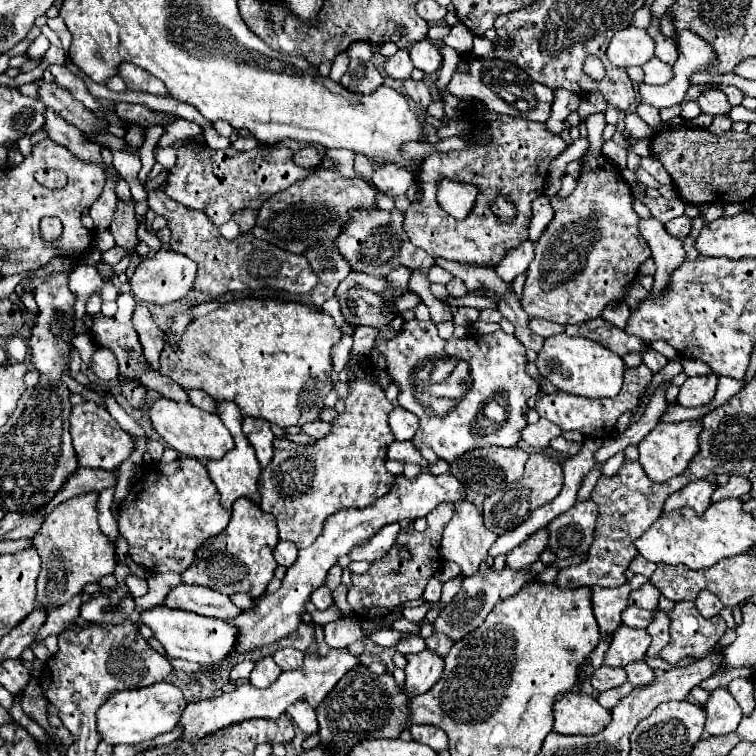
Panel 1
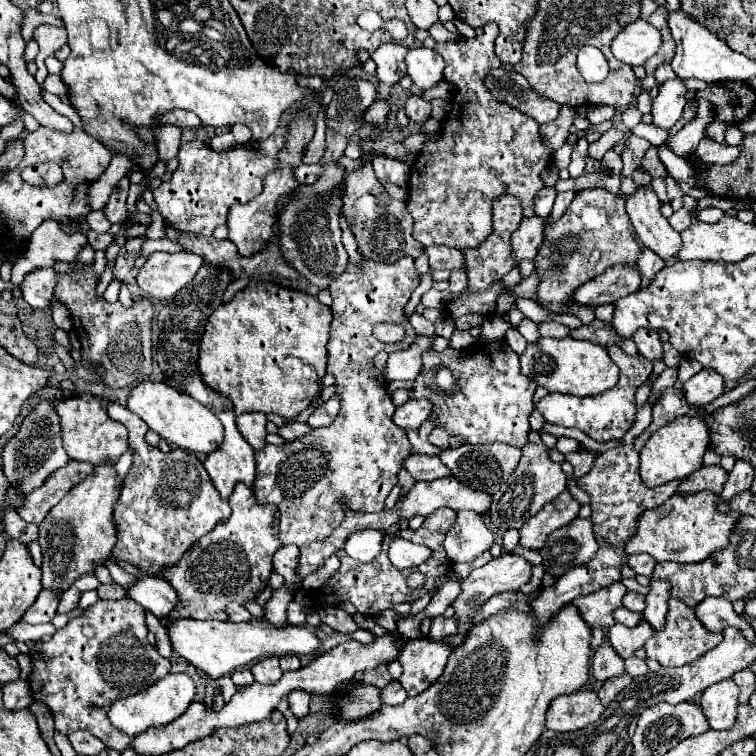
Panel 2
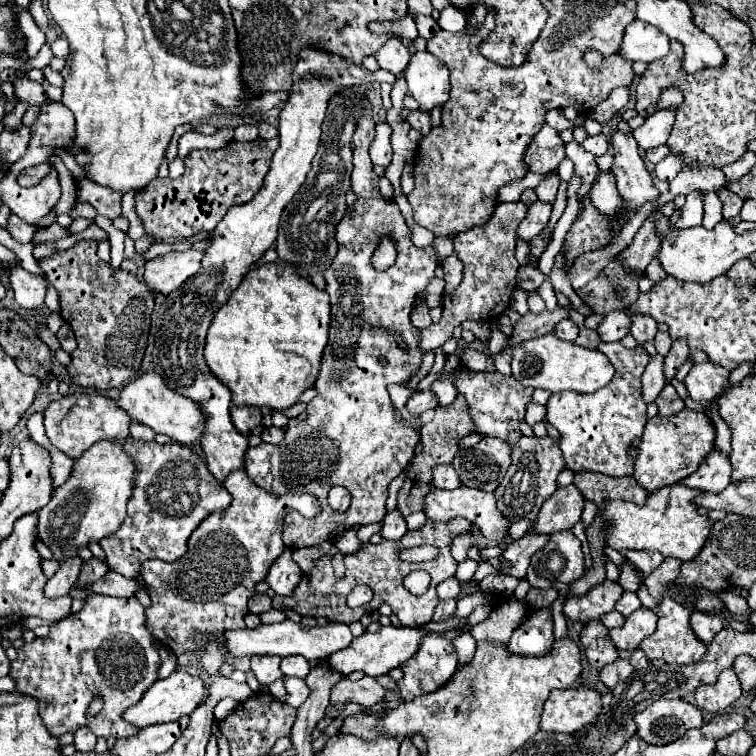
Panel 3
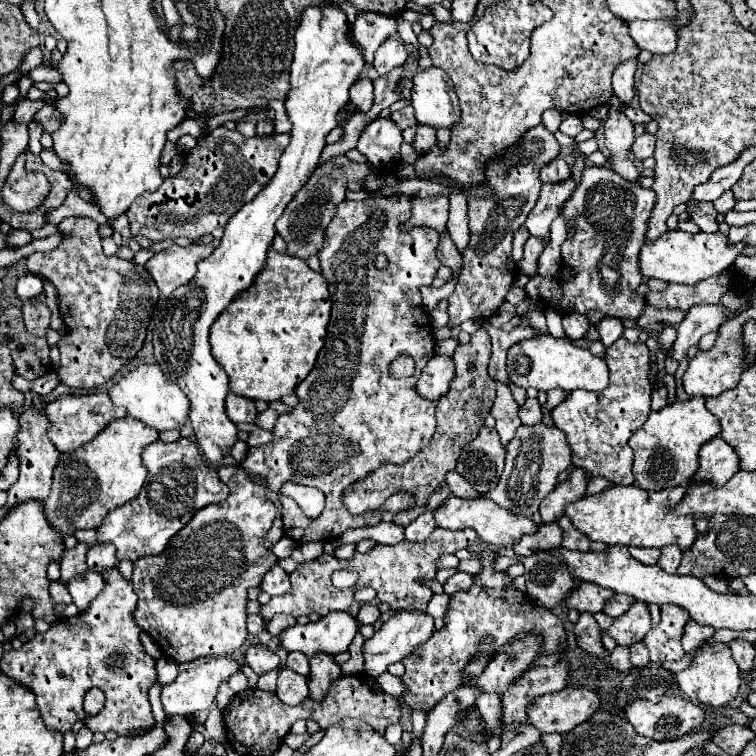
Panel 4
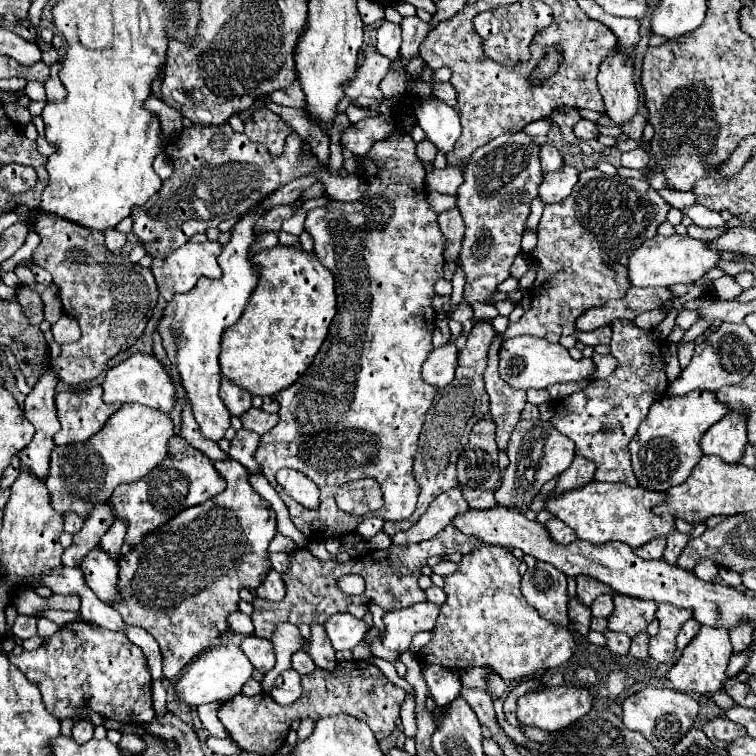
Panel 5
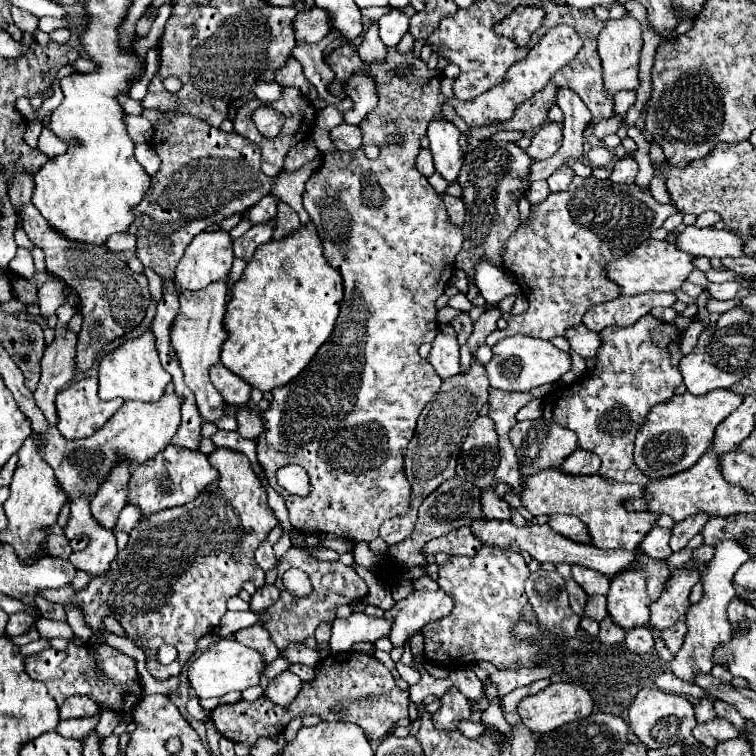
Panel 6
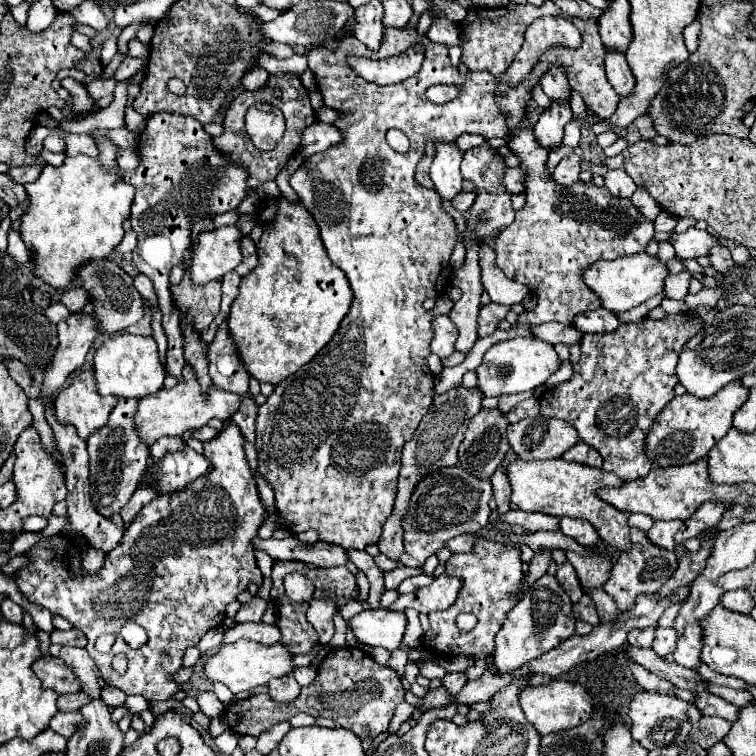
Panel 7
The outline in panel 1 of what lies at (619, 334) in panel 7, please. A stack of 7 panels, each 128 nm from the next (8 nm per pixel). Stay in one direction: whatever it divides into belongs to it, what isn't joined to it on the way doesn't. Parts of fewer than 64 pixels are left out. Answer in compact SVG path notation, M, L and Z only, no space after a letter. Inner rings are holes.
M638 366L638 368L626 368L624 372L624 386L620 390L618 396L614 398L582 398L582 396L576 396L576 394L568 394L568 392L552 392L548 396L542 396L538 402L536 402L536 412L558 424L560 428L564 430L578 430L580 434L584 436L592 436L592 438L608 438L610 432L614 430L616 426L616 420L628 412L628 410L636 410L638 406L638 400L642 396L642 392L646 390L646 386L652 382L652 372L648 372L648 368Z

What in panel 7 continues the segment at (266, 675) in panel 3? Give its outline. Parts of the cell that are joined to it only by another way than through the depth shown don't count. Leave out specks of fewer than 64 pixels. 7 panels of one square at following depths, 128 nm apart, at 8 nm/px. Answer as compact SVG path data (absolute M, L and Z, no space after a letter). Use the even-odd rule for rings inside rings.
M244 622L244 624L236 624L234 628L226 630L222 642L230 644L230 642L236 642L240 638L254 640L254 642L260 642L264 646L272 646L280 640L280 632L276 626L270 626L264 622Z

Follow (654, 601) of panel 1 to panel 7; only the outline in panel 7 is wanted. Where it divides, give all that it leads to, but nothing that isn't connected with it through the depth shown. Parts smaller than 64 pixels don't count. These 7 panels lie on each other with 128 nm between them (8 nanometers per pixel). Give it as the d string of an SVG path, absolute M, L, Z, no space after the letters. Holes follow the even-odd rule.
M584 594L584 596L580 598L580 602L576 602L576 604L572 606L572 614L574 614L578 620L584 620L584 622L588 622L588 624L592 624L592 626L596 626L596 624L600 622L598 612L596 612L596 606L594 606L594 602L592 602L592 598L590 598L588 594Z

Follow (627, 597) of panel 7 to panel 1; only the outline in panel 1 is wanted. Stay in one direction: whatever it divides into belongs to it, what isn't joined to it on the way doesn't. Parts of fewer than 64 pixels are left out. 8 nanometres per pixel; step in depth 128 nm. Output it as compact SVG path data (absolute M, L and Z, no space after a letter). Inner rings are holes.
M620 626L612 634L610 648L604 656L604 666L624 668L630 662L644 660L644 654L650 646L650 636L646 630L632 630L628 626Z

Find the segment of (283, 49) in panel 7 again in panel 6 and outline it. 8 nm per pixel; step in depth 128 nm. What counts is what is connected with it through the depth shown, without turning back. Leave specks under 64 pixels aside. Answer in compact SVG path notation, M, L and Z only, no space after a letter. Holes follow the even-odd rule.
M328 34L318 44L304 44L300 48L294 48L294 52L292 52L292 56L302 64L304 76L316 86L320 98L326 100L330 106L336 106L336 104L342 102L340 98L336 98L328 92L328 86L330 86L332 80L336 80L336 76L334 76L334 70L326 64L326 56L324 56L326 48L336 38L338 38L338 34Z

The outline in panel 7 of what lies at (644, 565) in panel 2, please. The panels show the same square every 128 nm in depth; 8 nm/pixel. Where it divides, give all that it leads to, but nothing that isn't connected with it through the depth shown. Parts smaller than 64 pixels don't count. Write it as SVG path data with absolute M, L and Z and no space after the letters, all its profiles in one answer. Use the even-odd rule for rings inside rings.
M674 520L674 522L654 522L652 530L648 532L648 540L658 546L658 548L664 548L664 550L674 550L676 548L676 542L674 542L674 534L680 530L680 520Z

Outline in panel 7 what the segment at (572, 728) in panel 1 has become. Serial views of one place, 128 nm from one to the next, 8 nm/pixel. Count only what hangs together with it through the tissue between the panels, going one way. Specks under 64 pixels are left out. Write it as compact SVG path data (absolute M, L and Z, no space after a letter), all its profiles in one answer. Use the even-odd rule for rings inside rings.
M552 680L550 684L542 684L534 688L530 686L522 690L520 706L524 710L526 720L538 730L540 736L574 728L576 724L582 724L592 716L592 698L586 692L586 688L578 682L566 682L566 680Z

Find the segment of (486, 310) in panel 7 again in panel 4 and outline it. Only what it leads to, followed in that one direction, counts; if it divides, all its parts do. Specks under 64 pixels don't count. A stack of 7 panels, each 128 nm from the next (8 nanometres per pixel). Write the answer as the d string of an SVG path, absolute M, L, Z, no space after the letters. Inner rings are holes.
M478 328L470 342L458 346L454 352L456 362L456 378L450 384L450 390L444 398L438 400L436 406L436 432L428 446L424 446L414 458L400 464L400 468L388 468L388 464L376 472L372 472L372 496L390 496L396 492L410 492L414 496L414 506L406 512L398 512L394 522L400 526L408 526L422 512L432 512L440 500L444 500L450 490L444 480L446 472L456 468L456 460L460 450L468 446L476 434L480 432L480 418L484 426L484 418L490 414L490 408L496 398L494 380L488 378L488 362L490 362L490 334L484 328Z

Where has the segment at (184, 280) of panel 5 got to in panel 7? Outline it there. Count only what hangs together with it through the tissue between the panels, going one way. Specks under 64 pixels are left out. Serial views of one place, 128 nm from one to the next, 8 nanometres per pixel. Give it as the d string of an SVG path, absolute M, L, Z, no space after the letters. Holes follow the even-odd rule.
M236 226L204 230L190 248L188 272L192 284L220 280L240 264L240 232Z

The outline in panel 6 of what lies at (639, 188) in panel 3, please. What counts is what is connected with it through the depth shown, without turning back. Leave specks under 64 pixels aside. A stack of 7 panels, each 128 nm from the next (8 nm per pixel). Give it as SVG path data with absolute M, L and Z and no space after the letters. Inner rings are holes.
M624 16L624 20L608 22L604 30L598 36L598 54L602 58L602 70L604 70L604 90L610 98L614 98L618 92L636 92L640 86L638 80L638 58L642 50L642 36L640 36L640 24Z

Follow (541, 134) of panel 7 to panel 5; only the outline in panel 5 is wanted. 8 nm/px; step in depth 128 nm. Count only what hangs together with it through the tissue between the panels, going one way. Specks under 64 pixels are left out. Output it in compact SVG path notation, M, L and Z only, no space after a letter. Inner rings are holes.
M544 144L540 148L540 164L542 164L542 174L548 174L548 172L560 170L564 166L564 158L554 146Z

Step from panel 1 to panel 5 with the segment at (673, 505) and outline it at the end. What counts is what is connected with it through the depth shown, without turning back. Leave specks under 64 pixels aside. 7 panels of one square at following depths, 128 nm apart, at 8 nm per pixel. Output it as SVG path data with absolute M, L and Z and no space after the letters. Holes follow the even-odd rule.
M732 412L714 424L700 440L700 448L706 456L718 456L728 464L742 462L746 444L744 420L740 420L740 416L732 416Z

